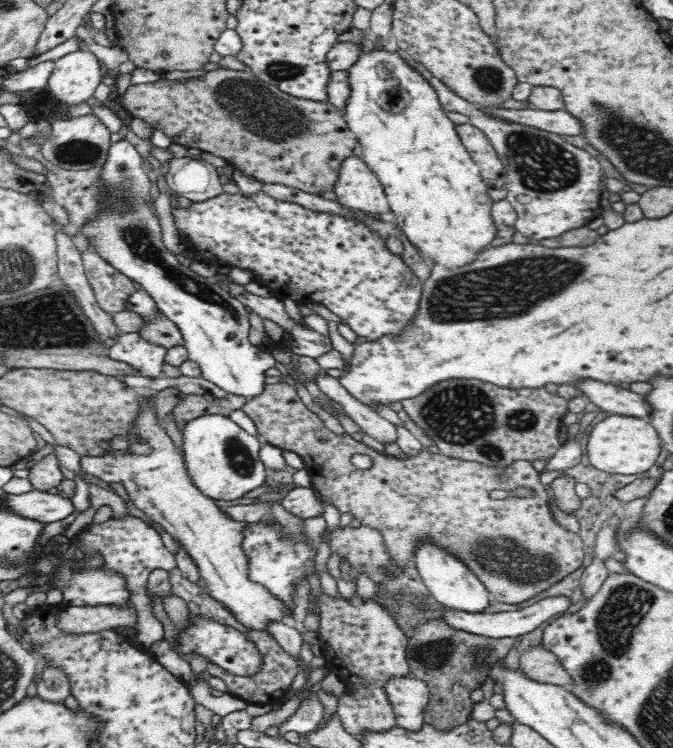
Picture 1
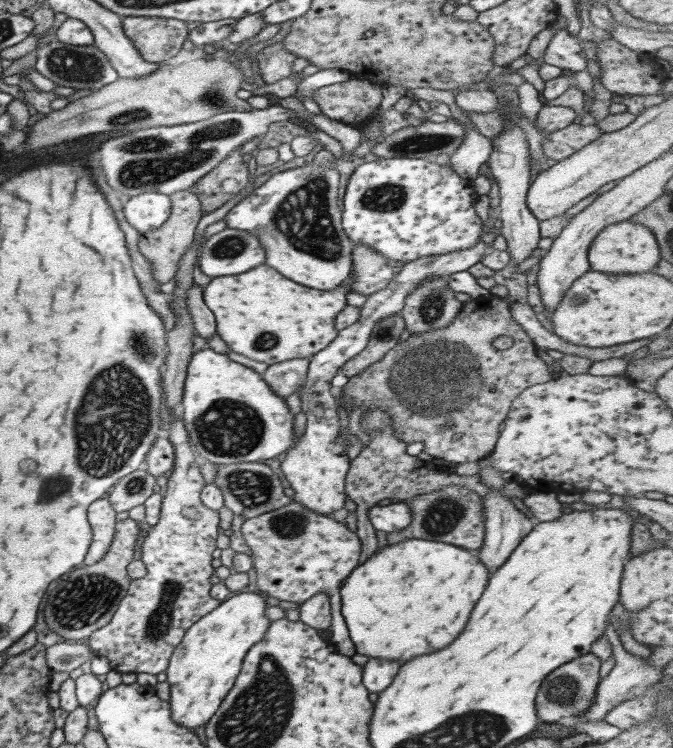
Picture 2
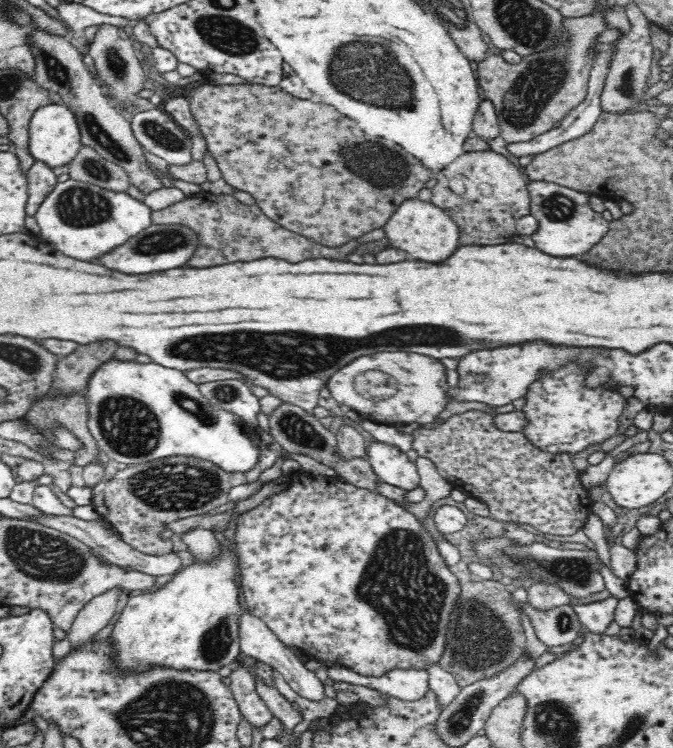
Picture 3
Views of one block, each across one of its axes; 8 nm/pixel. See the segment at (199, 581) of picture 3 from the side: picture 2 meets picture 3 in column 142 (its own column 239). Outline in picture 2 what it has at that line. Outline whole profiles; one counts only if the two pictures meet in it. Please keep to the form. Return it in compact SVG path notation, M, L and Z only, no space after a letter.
M241 592L220 601L211 612L194 622L173 649L168 660L166 683L169 689L171 720L193 732L205 726L235 682L245 653L259 642L270 625L265 617L265 596Z

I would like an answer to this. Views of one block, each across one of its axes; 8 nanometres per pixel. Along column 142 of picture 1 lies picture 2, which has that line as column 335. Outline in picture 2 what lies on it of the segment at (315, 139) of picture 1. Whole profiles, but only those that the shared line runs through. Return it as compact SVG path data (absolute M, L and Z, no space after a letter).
M351 77L344 82L317 88L312 98L321 115L360 127L378 109L382 94L379 85Z

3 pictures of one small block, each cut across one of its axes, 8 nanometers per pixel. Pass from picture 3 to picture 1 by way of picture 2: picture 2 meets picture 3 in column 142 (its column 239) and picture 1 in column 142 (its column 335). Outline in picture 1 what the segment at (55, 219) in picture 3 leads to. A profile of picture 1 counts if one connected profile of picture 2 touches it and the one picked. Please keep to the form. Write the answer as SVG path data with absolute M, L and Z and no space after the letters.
M128 138L113 142L109 146L108 158L106 158L106 162L100 165L100 177L104 179L104 187L105 180L117 186L124 186L132 193L131 195L136 196L133 200L135 207L132 212L125 215L106 214L106 206L102 204L96 220L86 224L82 228L82 233L99 249L102 257L106 257L116 269L122 271L127 277L134 279L140 287L146 289L146 292L154 299L157 310L176 325L181 334L183 345L187 348L189 359L198 364L201 377L204 380L212 382L229 395L234 394L246 398L246 401L260 396L267 385L264 381L266 380L266 370L277 366L274 364L276 360L271 354L266 354L262 347L258 348L258 345L254 345L248 339L250 316L243 303L223 290L218 283L214 282L213 278L204 278L190 271L188 267L180 265L176 261L176 256L170 255L164 248L159 218L154 214L154 200L147 196L149 180L140 162L140 155L128 141Z

